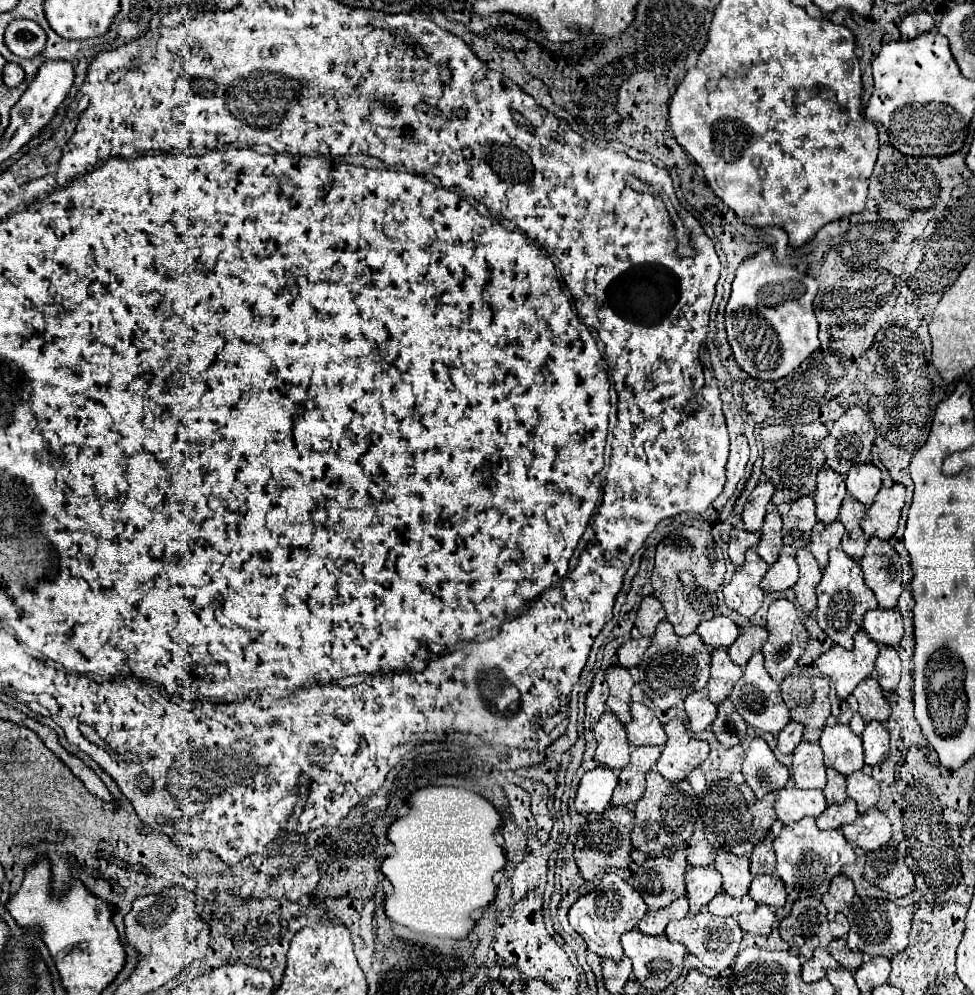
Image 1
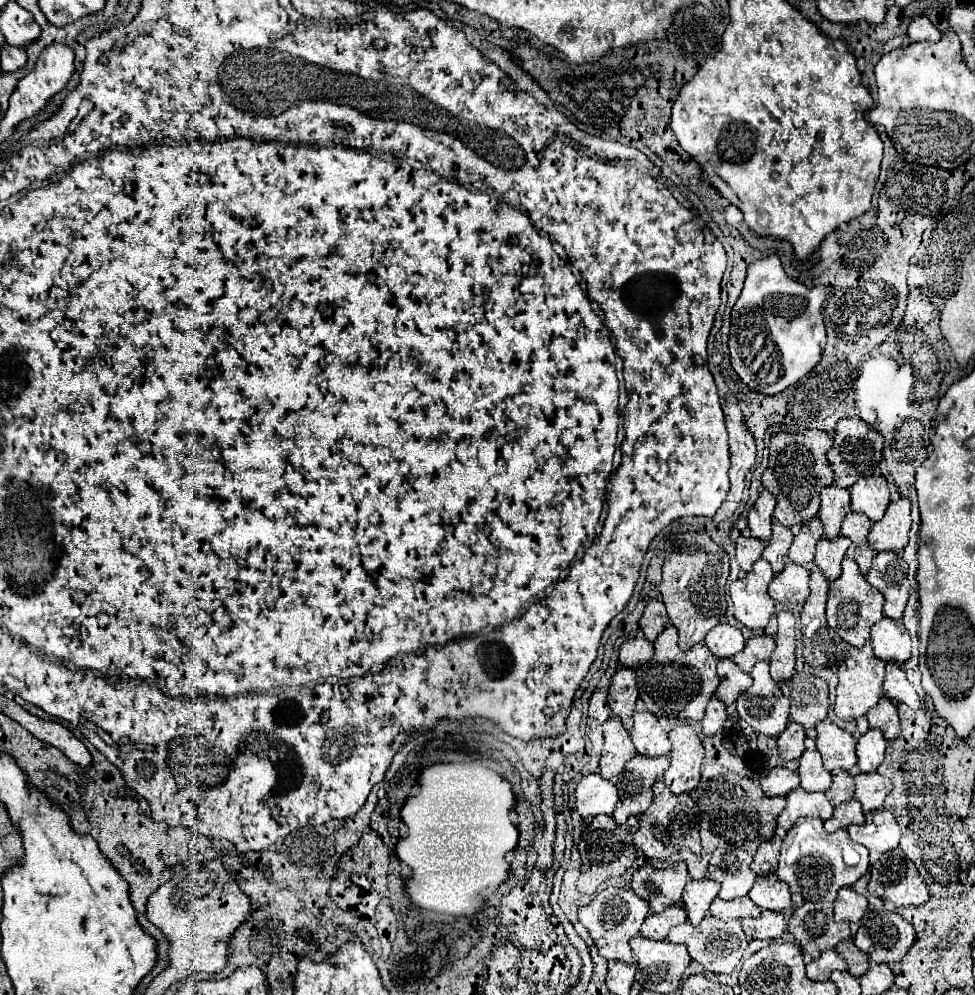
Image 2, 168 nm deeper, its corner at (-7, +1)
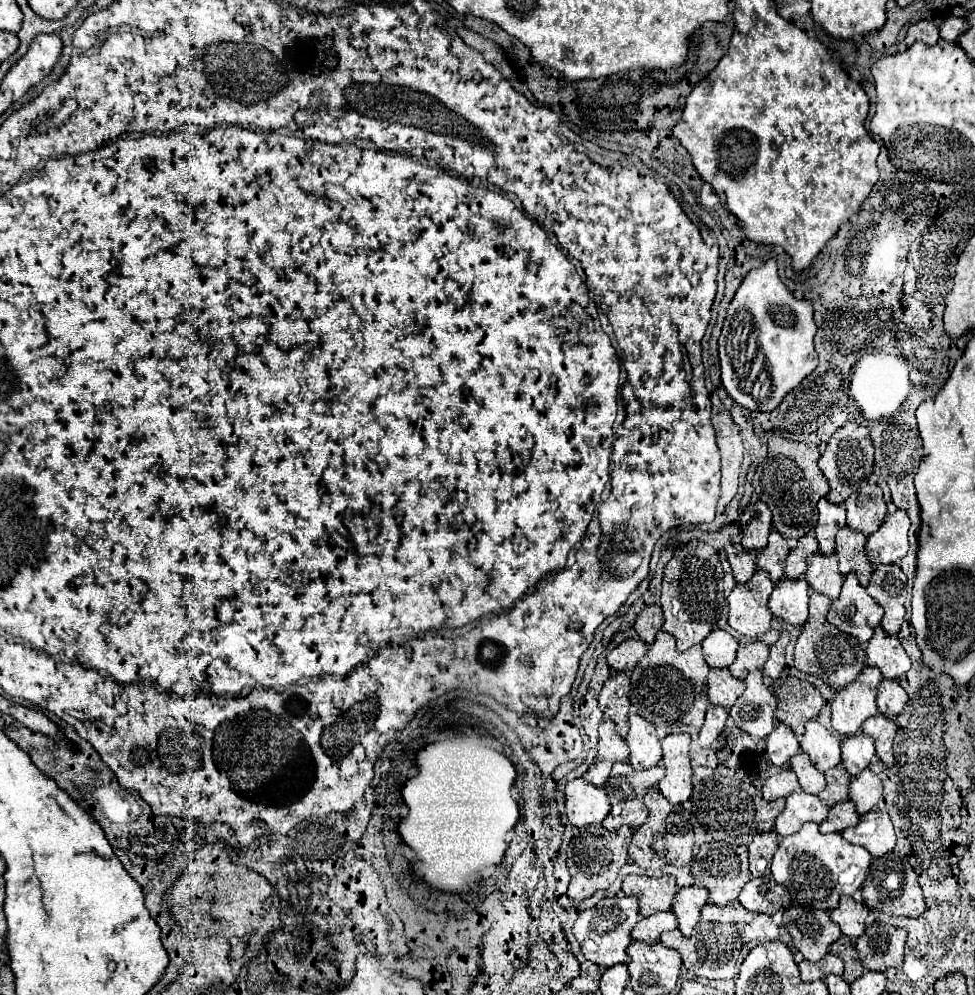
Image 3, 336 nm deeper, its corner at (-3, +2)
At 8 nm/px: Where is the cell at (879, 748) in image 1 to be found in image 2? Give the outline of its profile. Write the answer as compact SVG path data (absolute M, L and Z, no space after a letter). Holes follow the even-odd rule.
M869 728L863 736L857 740L857 756L859 756L859 770L861 772L875 772L881 762L885 760L885 750L887 750L887 740L883 732Z

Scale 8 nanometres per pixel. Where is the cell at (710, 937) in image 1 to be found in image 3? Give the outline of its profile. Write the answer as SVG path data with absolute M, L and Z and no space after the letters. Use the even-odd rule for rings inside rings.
M738 898L735 901L727 903L727 905L729 905L729 911L721 911L721 913L729 913L729 919L721 919L721 921L703 921L703 909L705 909L704 905L701 910L701 918L699 921L701 923L697 923L697 925L695 925L695 929L693 929L693 935L691 935L689 939L687 939L687 937L683 937L683 933L681 933L679 929L673 929L673 931L667 931L667 933L663 933L663 935L661 935L661 943L663 943L665 947L669 947L669 949L675 949L675 951L679 951L679 953L681 953L681 959L683 959L683 965L685 965L685 969L687 969L687 971L691 971L691 973L695 973L697 977L703 977L703 979L733 979L733 977L737 975L737 961L739 961L739 955L741 955L741 949L743 949L743 941L741 941L739 929L741 929L743 925L751 923L754 914L750 911L747 911L739 903Z

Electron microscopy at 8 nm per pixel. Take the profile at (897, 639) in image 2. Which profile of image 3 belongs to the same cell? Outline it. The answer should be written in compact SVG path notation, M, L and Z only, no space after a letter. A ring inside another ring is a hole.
M881 627L875 629L873 639L867 643L867 665L877 667L885 679L899 679L909 671L911 659L901 647L897 635L887 635Z

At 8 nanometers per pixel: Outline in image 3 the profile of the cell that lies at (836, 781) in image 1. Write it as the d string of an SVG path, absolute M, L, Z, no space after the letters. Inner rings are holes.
M841 765L829 769L825 773L825 779L827 779L827 787L817 795L825 805L831 807L833 803L849 799L849 781L851 781L851 777L847 775L847 771Z

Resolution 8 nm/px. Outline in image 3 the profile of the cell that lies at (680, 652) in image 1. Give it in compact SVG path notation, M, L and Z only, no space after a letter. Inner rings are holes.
M661 631L647 651L647 655L637 663L631 673L631 713L643 715L655 727L663 727L669 733L685 729L701 729L705 721L707 701L707 673L709 665L703 659L701 645L679 653L675 649L675 637Z

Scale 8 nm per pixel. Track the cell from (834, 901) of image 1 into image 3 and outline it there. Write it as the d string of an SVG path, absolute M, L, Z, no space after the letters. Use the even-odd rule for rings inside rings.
M849 897L839 901L837 909L831 911L831 921L835 921L841 927L841 933L847 937L861 937L865 931L865 919L867 919L867 907L863 903L857 903Z

